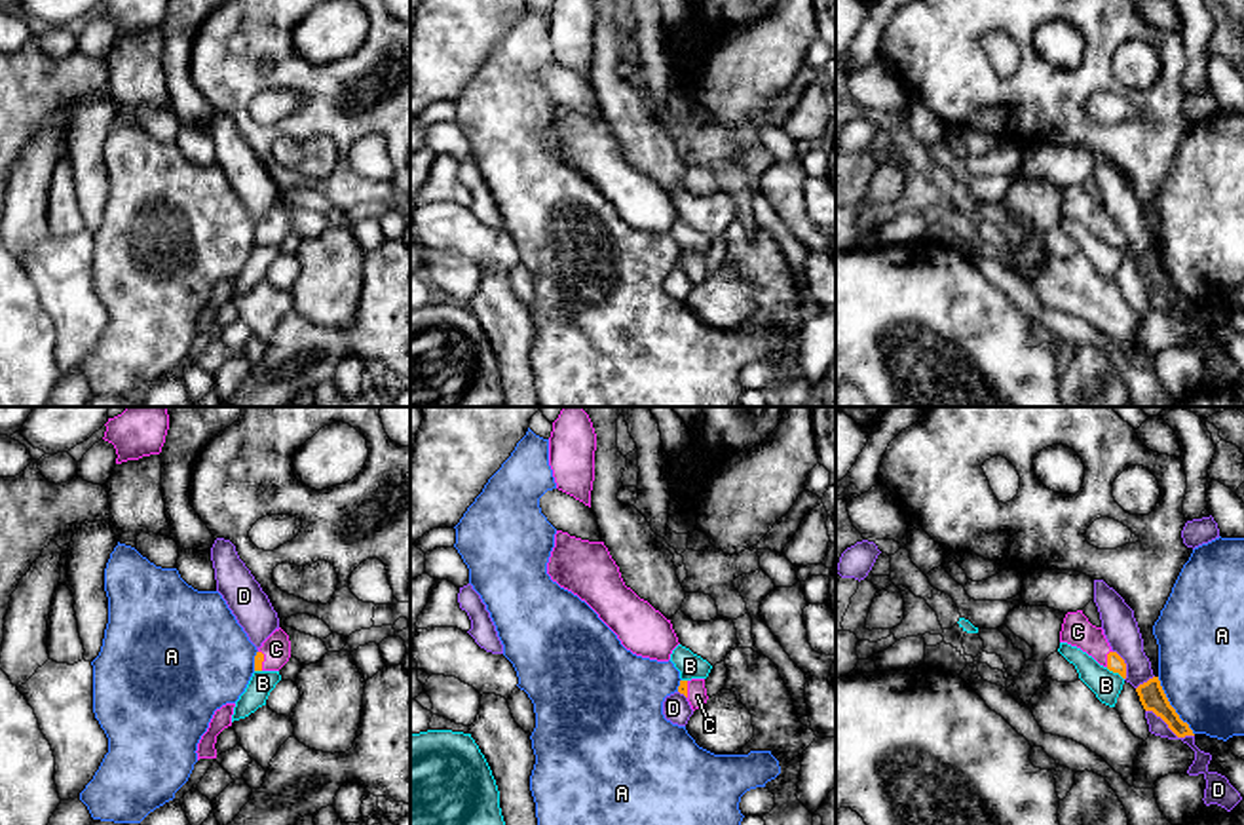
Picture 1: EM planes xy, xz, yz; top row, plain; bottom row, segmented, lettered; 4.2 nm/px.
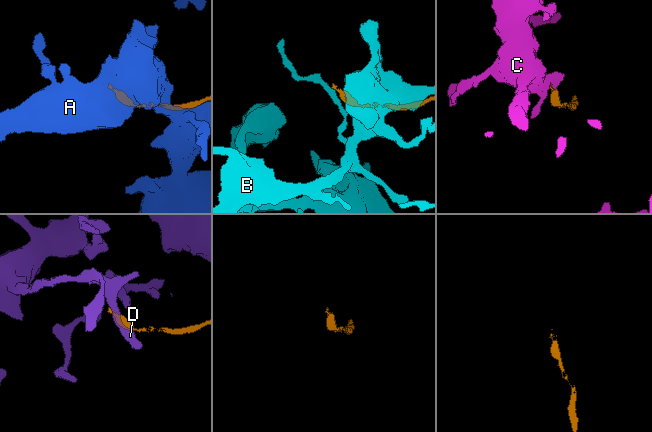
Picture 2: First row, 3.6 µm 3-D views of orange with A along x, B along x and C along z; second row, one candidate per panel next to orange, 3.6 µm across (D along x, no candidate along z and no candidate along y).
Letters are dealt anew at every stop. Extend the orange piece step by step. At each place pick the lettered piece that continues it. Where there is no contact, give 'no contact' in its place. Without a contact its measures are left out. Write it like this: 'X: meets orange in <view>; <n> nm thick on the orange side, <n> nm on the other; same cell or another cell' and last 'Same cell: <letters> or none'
A: meets orange in yz; 110 nm thick on the orange side, 360 nm on the other; another cell
B: meets orange in yz; 70 nm thick on the orange side, 120 nm on the other; another cell
C: meets orange in yz; 70 nm thick on the orange side, 130 nm on the other; same cell
D: meets orange in yz; 110 nm thick on the orange side, 70 nm on the other; another cell
Same cell: C

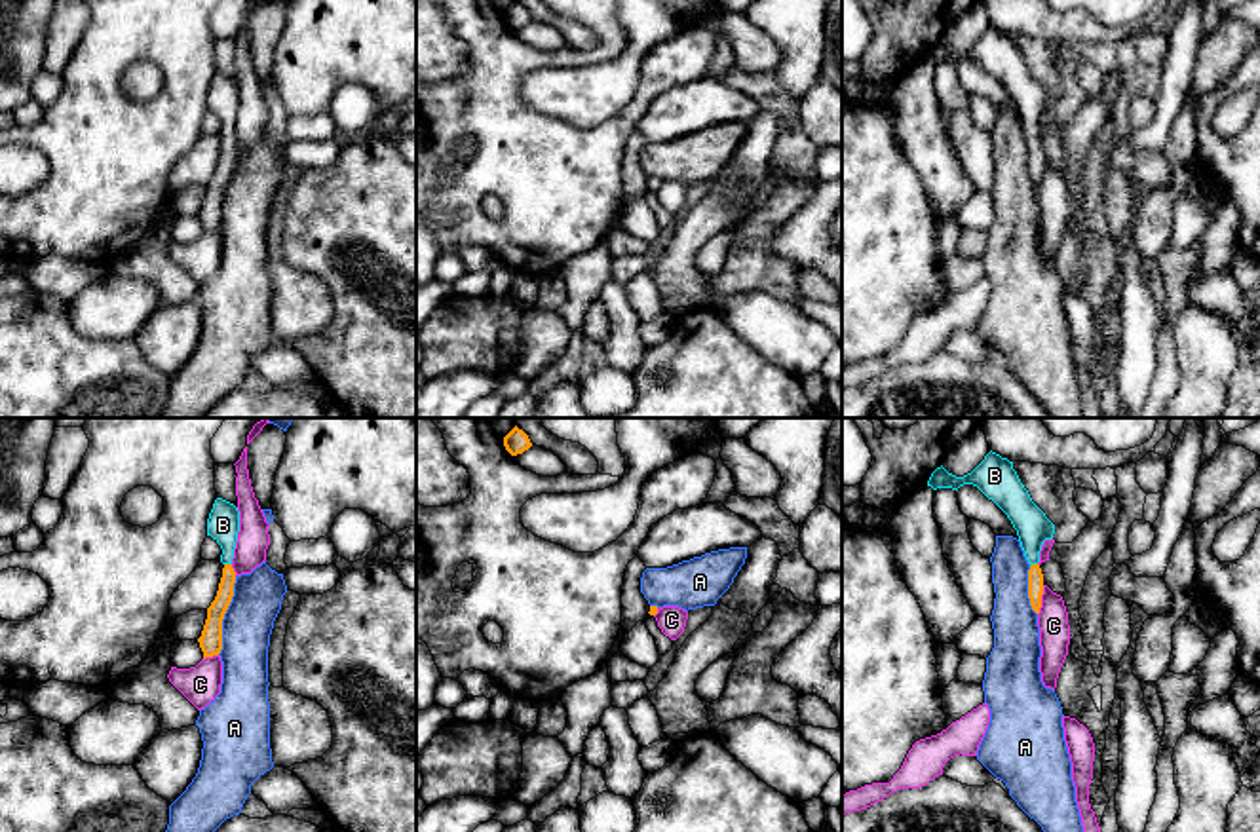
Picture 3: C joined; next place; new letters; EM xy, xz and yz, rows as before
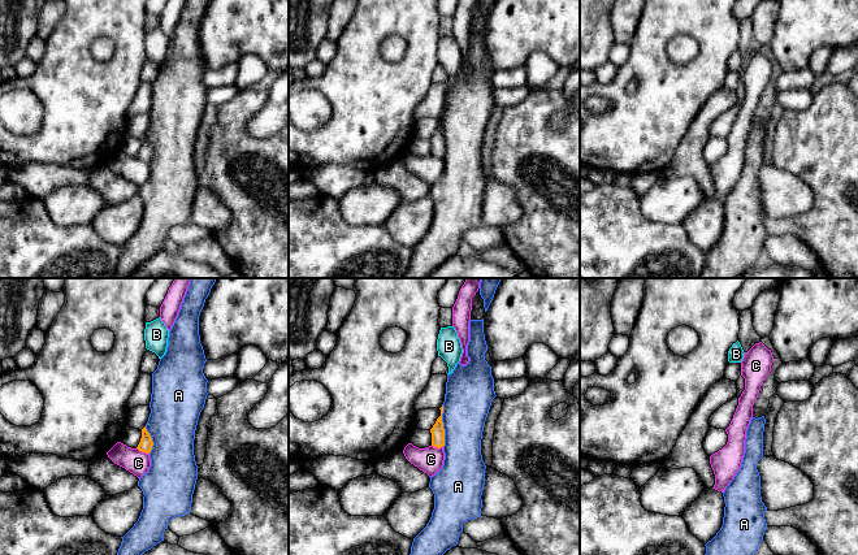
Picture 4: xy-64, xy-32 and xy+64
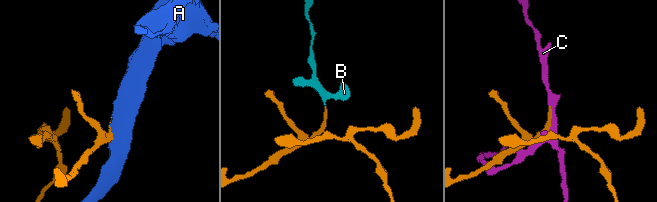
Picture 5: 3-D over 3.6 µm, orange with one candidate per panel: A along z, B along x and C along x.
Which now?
A: meets orange in xy; 100 nm thick on the orange side, 220 nm on the other; another cell
B: meets orange in xy; 80 nm thick on the orange side, 140 nm on the other; same cell
C: meets orange in yz; 60 nm thick on the orange side, 130 nm on the other; another cell
Same cell: B

